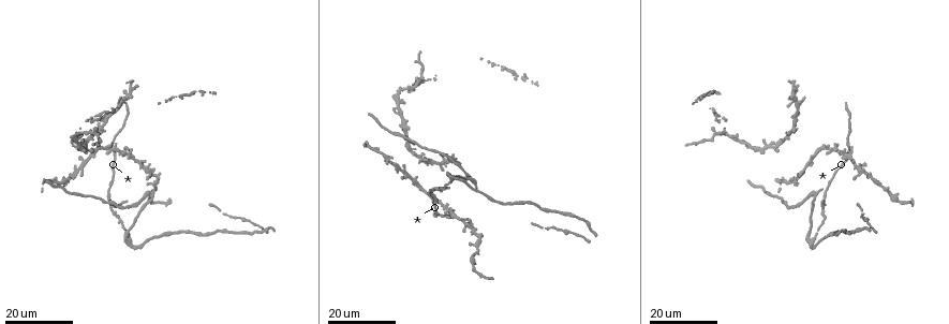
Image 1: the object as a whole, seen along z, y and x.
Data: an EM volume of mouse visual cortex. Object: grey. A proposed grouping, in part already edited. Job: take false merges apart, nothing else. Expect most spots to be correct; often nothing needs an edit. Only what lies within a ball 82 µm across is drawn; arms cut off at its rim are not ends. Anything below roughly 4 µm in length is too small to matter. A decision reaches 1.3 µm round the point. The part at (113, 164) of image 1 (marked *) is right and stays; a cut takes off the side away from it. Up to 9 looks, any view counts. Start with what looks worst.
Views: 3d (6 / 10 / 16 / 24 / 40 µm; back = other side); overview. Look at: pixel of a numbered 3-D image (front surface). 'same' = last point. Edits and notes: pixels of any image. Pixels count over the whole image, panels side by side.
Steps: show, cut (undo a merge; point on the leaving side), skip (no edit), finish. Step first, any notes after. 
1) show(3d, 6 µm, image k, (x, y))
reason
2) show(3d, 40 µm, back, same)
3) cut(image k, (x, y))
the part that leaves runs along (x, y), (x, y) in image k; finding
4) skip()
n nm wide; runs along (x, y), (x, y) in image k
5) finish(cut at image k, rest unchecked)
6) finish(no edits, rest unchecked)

show(3d, 24 µm, image 1, (807, 241))

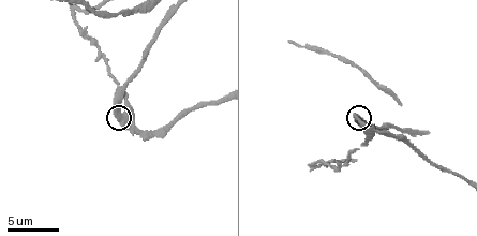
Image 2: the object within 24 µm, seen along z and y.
show(3d, 10 µm, image 2, (119, 123))

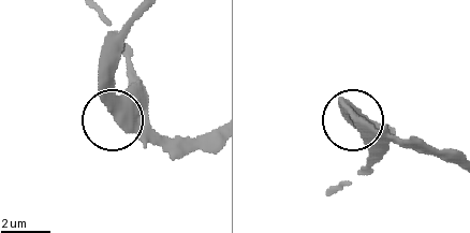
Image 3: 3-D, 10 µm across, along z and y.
show(3d, 6 µm, image 3, (355, 120))

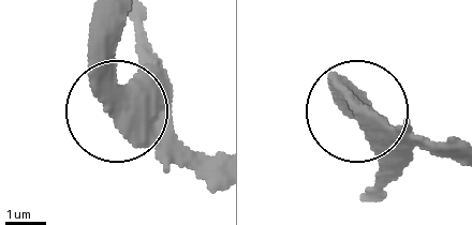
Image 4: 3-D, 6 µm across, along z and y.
skip()
runs along (130, 16), (143, 68), (116, 102), (113, 16) in image 4; one neuron here

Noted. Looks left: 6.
show(3d, 24 µm, image 1, (817, 194))
calibre changes

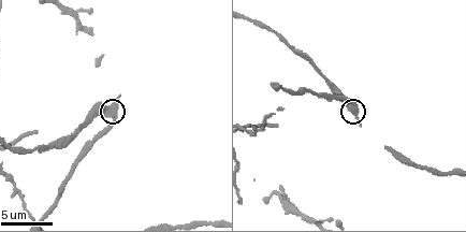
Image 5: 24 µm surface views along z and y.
show(3d, 6 µm, image 5, (108, 113))
zoom in

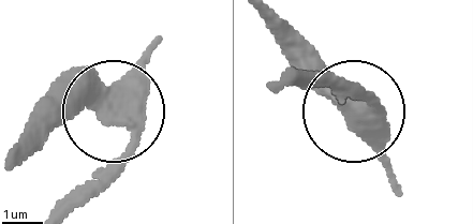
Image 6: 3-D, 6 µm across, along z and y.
skip()
all the same neuron

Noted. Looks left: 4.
show(3d, 16 µm, image 2, (320, 164))
three arms meet

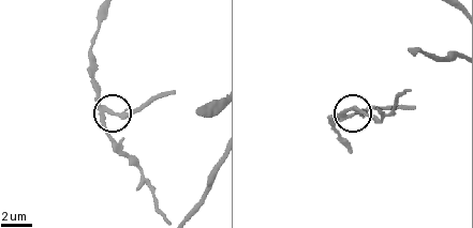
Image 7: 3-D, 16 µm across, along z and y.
cut(image 7, (122, 117))
3 arms; the part that leaves runs along (104, 108), (133, 112), (174, 90) in image 7; two neurons meet here

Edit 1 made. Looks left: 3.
show(overview)

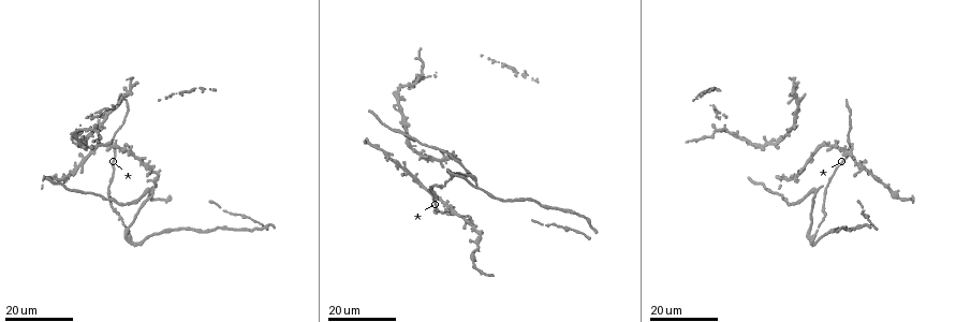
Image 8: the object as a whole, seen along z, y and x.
show(3d, 24 µm, image 8, (411, 151))
looks like a crossing

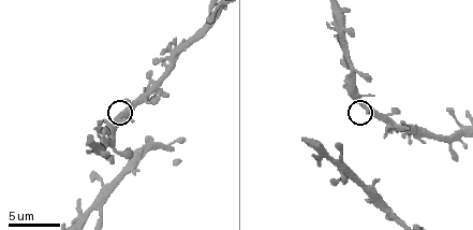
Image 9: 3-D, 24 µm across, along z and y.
show(3d, 6 µm, image 9, (125, 111))

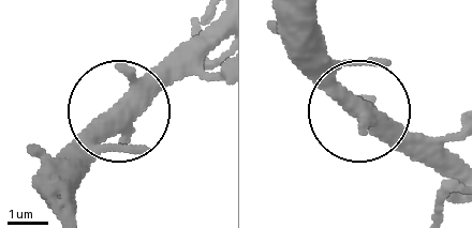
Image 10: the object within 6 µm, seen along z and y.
skip()
370 nm wide; continuous, no second neuron

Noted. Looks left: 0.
finish(cut at image 7, rest unchecked)

